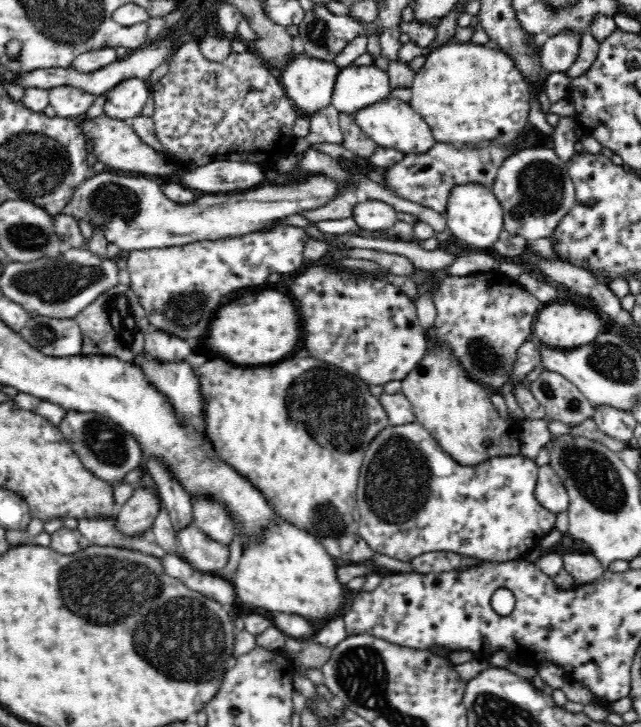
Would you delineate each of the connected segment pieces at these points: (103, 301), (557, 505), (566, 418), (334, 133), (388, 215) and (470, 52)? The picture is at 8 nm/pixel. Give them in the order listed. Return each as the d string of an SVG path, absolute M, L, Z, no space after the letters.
M120 283L102 292L74 319L83 337L80 354L108 355L124 362L133 362L135 356L144 351L145 337L152 330L148 313L140 305L132 287Z
M548 464L538 468L535 497L539 503L550 512L558 514L569 507L569 496L563 480Z
M542 371L529 387L544 407L547 420L559 420L571 427L592 418L595 413L595 407L580 389L559 372Z
M334 105L326 106L310 118L310 134L296 138L296 144L292 146L295 154L300 154L311 144L330 142L330 144L342 144L343 133L339 124L341 112Z
M369 199L353 208L352 217L363 230L381 232L386 232L398 221L397 212L392 206Z
M448 42L425 55L425 59L426 63L414 78L409 104L429 125L438 143L458 145L454 142L472 142L470 145L478 145L482 140L494 140L500 134L529 127L526 124L530 112L529 84L508 54L498 51L493 45Z

